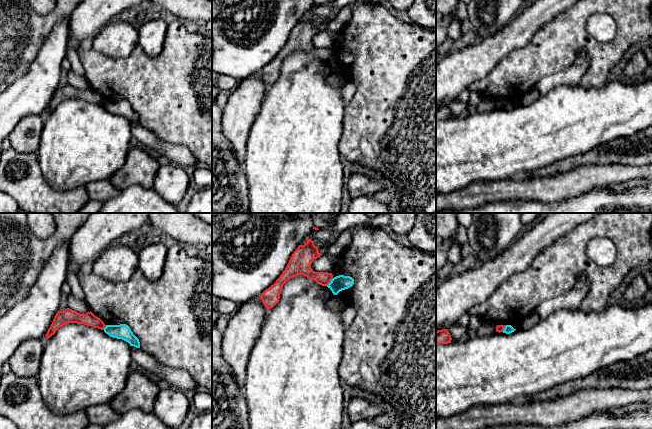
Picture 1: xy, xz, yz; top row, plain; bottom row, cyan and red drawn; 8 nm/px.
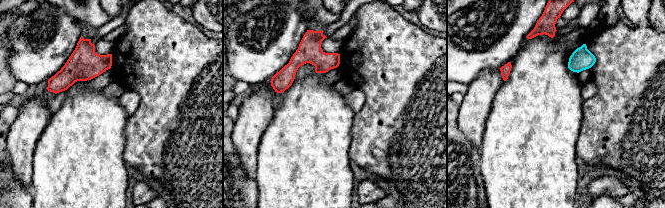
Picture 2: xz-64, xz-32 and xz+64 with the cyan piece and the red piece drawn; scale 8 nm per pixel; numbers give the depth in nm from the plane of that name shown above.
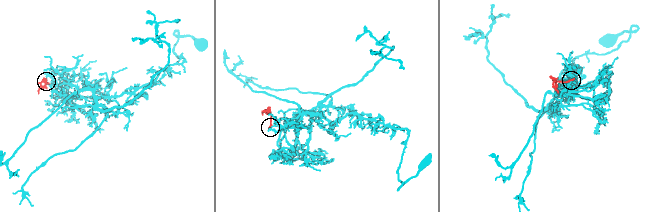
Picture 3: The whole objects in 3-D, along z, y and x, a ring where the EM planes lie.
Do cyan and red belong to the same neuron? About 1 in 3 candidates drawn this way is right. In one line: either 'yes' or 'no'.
no

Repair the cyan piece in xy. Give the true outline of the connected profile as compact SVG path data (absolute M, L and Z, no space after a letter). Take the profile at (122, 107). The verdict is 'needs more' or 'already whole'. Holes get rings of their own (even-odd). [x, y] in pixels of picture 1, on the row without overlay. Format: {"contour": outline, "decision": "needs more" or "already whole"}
{"contour": "M126 100L106 101L104 108L110 113L122 115L128 118L130 122L140 124L139 115L133 110L130 103Z", "decision": "already whole"}

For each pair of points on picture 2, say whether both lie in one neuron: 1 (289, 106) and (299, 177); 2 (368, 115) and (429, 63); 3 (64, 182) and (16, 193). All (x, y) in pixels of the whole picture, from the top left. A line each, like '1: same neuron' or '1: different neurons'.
1: same neuron
2: same neuron
3: different neurons

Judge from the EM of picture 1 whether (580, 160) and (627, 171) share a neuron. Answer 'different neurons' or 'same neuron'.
same neuron

